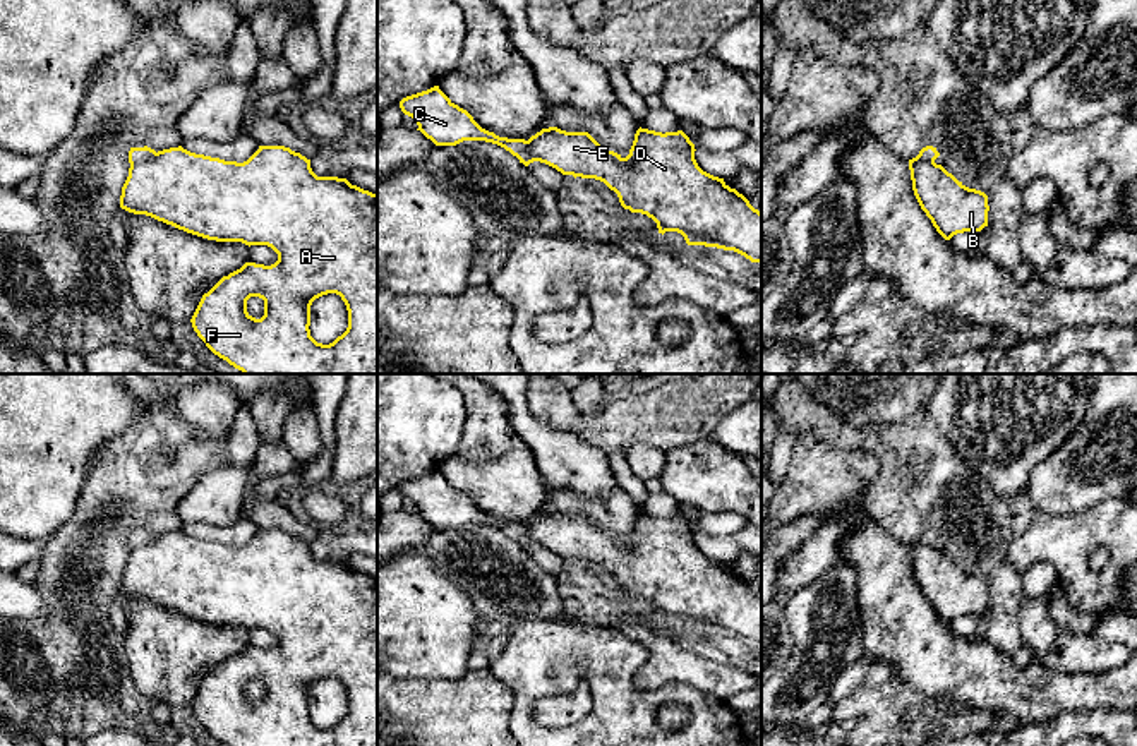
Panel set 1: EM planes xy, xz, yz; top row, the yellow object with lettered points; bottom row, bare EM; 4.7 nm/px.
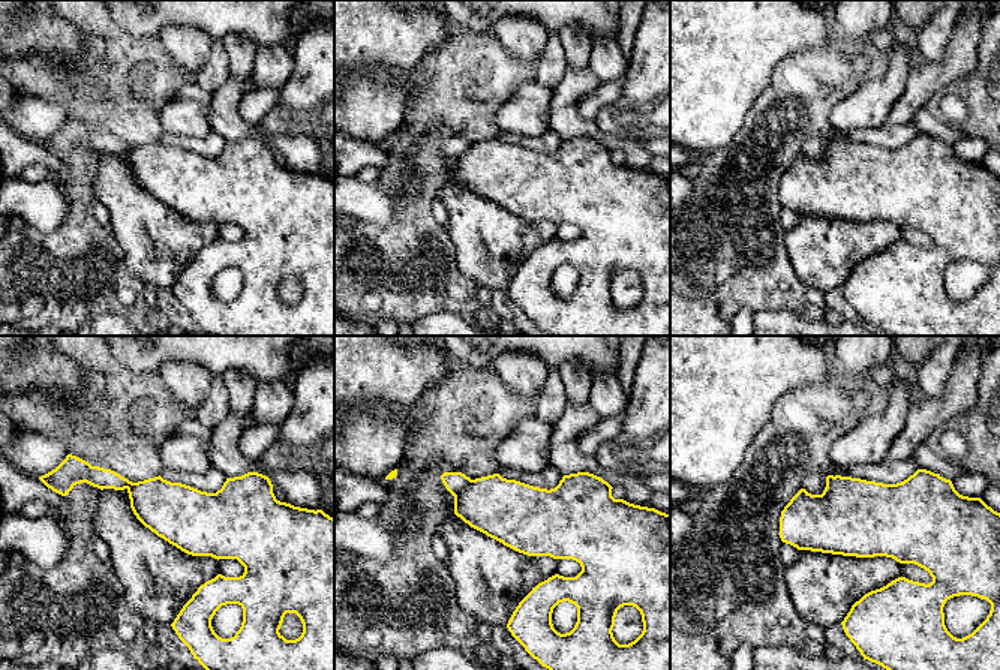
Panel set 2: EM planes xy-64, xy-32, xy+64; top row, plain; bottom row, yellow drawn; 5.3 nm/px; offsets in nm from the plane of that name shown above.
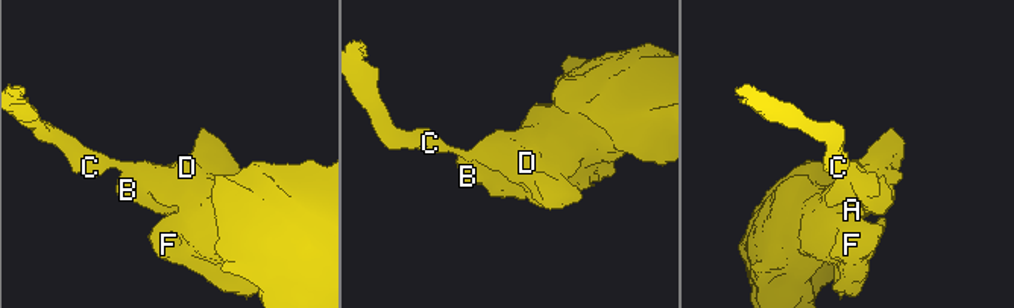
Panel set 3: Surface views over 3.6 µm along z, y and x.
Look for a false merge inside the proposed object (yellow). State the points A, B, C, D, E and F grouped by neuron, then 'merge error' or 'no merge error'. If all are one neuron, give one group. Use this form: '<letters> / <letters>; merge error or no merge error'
A B D E F / C; merge error

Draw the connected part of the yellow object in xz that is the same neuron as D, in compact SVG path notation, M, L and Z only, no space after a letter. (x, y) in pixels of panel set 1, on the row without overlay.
M549 511L526 525L526 538L520 547L528 550L540 545L562 559L600 564L617 578L624 593L652 602L659 617L677 616L688 629L734 635L751 647L761 647L761 597L724 563L703 556L695 535L695 528L683 514L662 518L640 511L629 538L623 542L600 530L588 516Z

